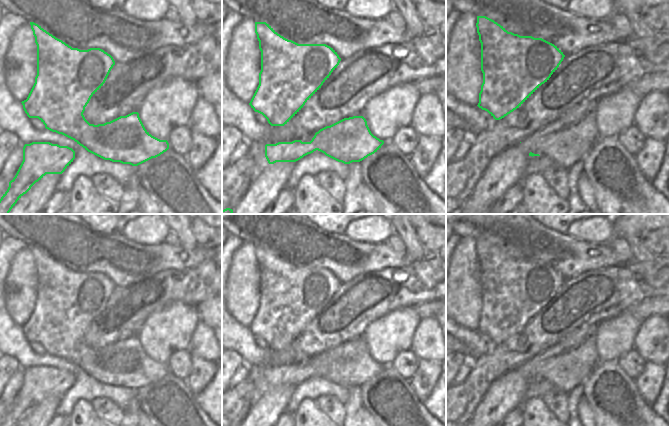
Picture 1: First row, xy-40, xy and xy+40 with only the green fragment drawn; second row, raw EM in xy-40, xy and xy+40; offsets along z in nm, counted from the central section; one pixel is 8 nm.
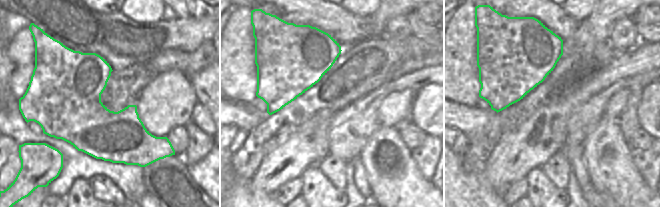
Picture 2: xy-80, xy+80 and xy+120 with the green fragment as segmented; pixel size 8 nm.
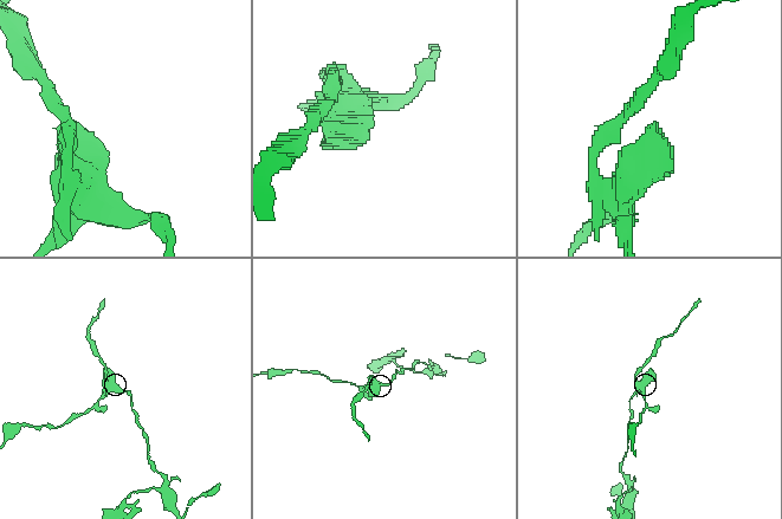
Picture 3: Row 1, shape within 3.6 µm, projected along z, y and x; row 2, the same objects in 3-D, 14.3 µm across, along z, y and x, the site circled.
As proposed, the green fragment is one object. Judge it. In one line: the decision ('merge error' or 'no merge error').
merge error

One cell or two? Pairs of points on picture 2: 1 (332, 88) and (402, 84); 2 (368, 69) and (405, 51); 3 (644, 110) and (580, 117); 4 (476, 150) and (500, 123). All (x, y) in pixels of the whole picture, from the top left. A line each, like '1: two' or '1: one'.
1: two
2: one
3: two
4: one

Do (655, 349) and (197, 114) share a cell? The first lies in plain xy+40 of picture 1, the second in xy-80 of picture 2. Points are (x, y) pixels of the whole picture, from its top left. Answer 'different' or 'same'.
same

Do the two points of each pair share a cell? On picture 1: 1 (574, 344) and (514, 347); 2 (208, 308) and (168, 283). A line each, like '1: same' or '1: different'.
1: different
2: different

